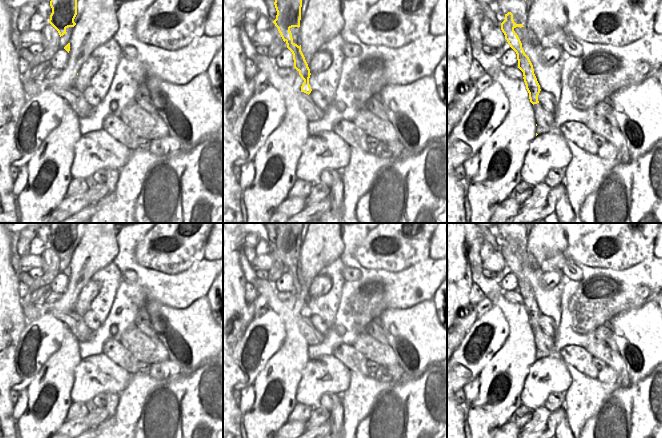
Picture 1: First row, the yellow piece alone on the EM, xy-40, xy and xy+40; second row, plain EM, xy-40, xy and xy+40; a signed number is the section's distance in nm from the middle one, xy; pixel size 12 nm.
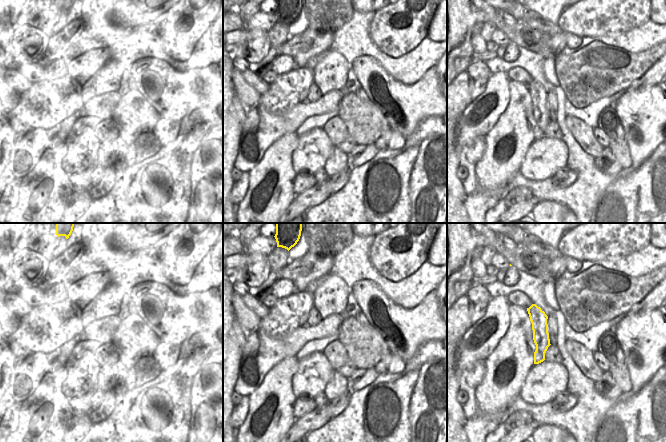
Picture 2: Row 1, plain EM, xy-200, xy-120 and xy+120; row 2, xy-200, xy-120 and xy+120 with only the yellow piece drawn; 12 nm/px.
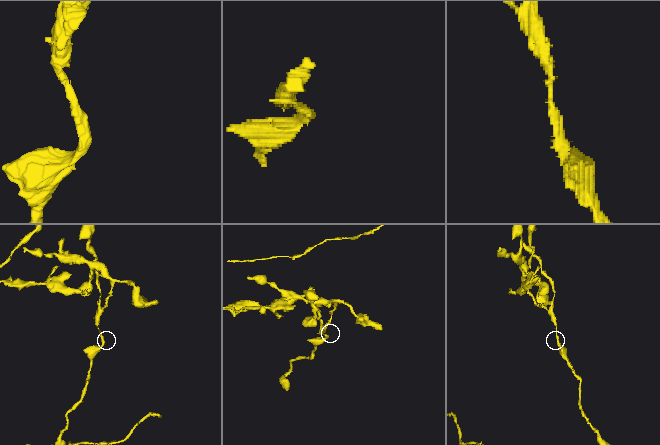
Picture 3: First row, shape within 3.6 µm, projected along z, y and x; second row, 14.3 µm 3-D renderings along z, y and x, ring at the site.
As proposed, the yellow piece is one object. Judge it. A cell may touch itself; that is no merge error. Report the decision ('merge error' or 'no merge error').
merge error

